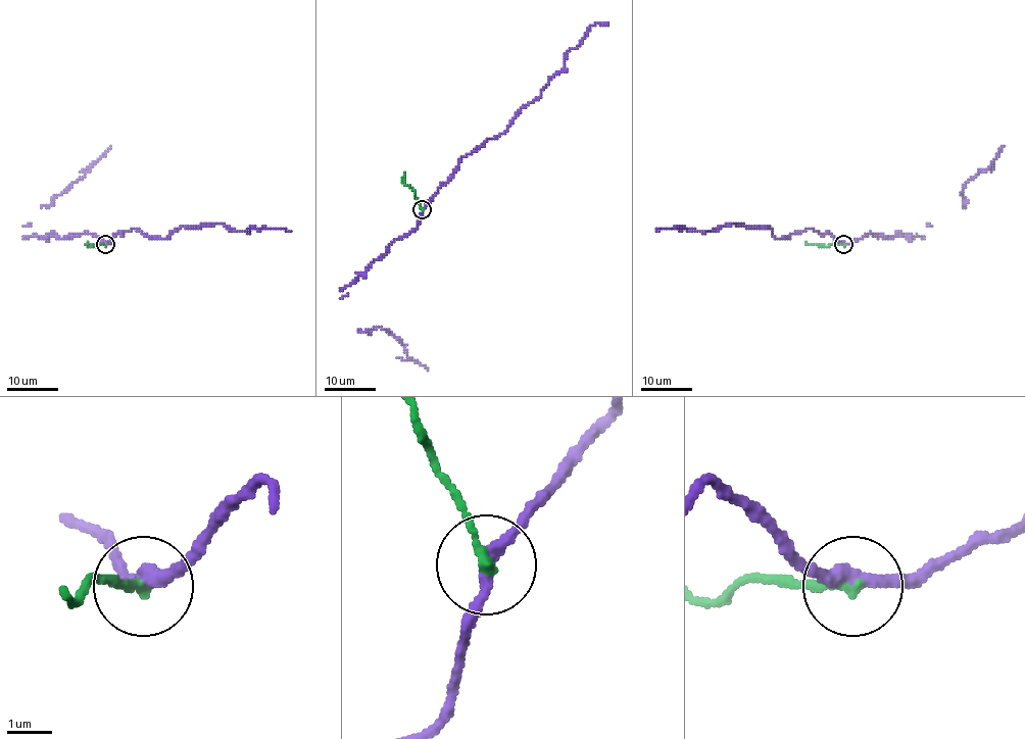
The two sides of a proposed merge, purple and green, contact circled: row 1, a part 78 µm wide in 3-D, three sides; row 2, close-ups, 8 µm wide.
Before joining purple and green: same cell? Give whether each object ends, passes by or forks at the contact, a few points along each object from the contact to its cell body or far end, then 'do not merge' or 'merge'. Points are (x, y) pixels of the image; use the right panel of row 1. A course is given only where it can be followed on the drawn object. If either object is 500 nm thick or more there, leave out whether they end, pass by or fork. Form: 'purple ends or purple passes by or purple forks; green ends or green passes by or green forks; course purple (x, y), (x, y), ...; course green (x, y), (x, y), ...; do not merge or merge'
purple passes by; green ends; course purple (843, 243), (827, 232), (822, 236), (813, 229), (777, 238), (769, 227), (729, 224), (715, 231), (657, 231); course green (843, 245), (804, 242); do not merge

